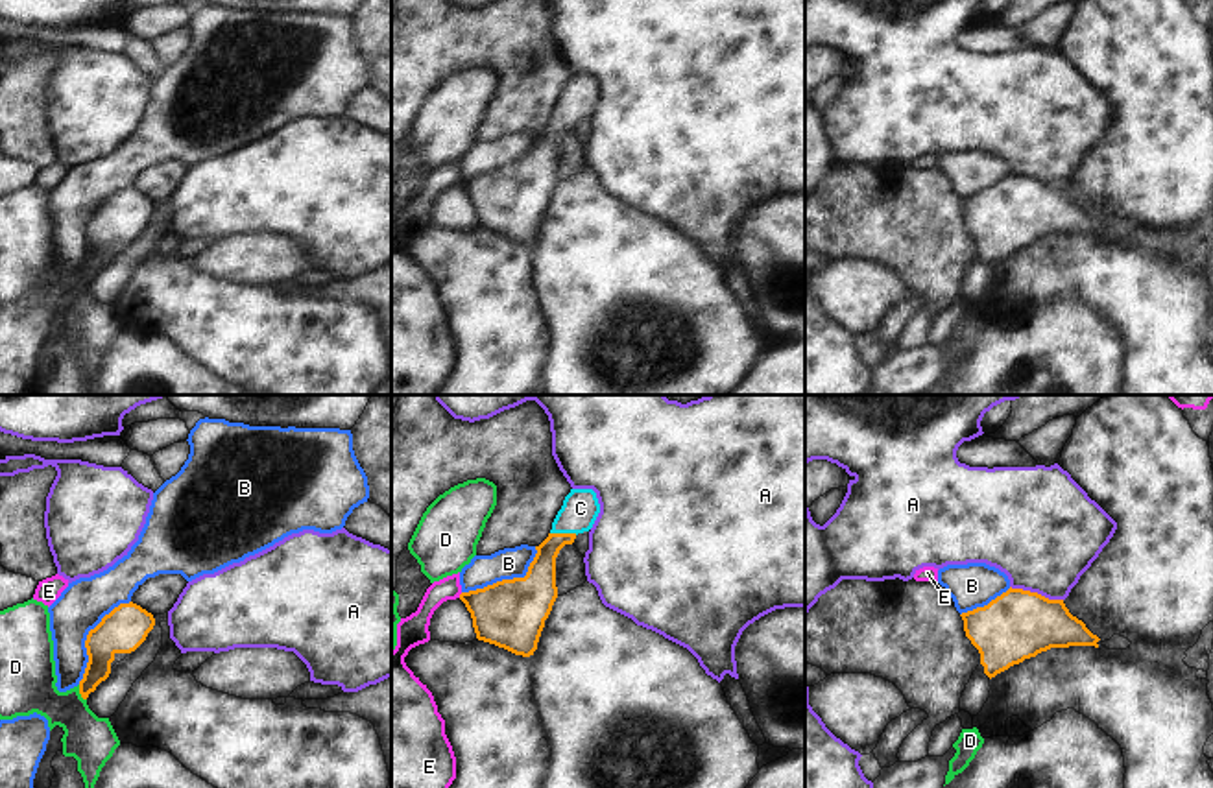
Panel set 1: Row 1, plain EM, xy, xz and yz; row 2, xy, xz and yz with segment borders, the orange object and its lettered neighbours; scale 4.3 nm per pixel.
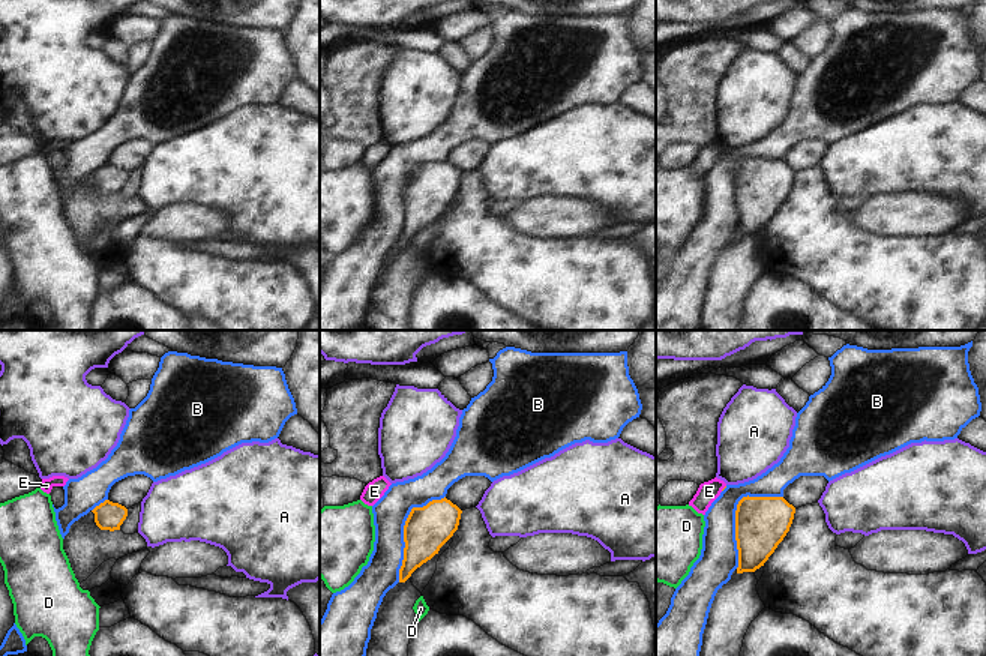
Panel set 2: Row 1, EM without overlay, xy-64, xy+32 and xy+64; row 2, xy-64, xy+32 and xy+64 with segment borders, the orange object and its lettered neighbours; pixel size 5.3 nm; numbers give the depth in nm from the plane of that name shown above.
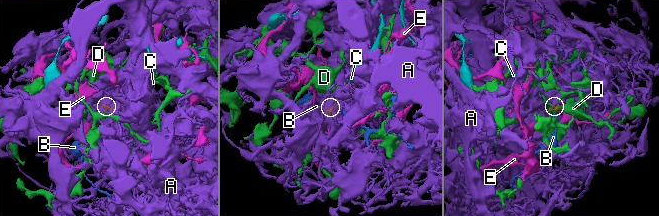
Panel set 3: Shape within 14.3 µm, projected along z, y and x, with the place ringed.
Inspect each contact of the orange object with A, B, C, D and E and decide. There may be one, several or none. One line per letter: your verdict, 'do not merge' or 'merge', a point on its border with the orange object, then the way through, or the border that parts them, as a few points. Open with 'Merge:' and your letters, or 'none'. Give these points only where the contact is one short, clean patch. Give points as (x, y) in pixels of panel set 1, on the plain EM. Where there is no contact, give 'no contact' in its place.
Merge: C
A: do not merge; meets orange in yz at (1036, 179)
B: do not merge; meets orange in xy at (87, 224)
C: merge; meets orange in xz at (564, 120); runs through xz (540, 170), (547, 137), (564, 120), (580, 95)
D: do not merge; meets orange in xy at (80, 279); border along xy (78, 272), (78, 279), (85, 286)
E: do not merge; meets orange in xz at (460, 181); border along xz (462, 179), (458, 183)

